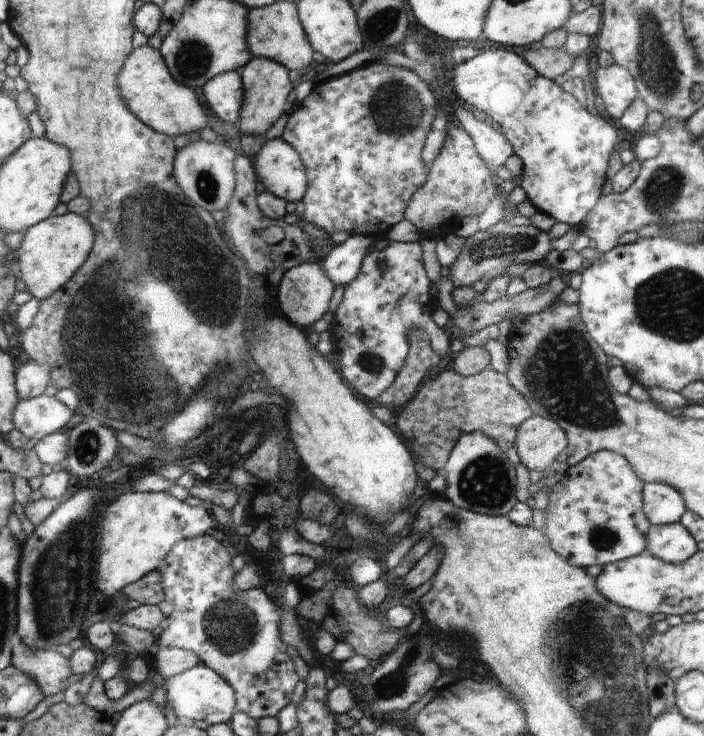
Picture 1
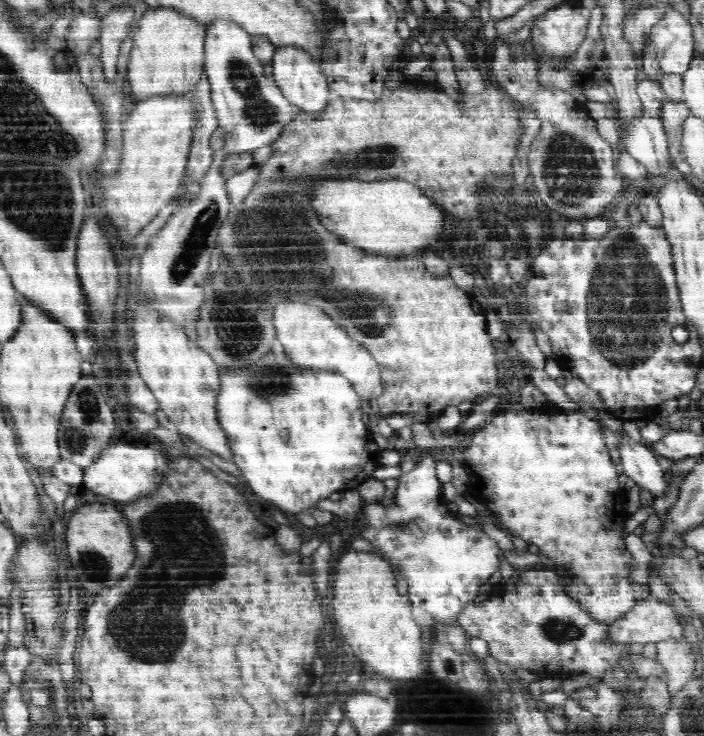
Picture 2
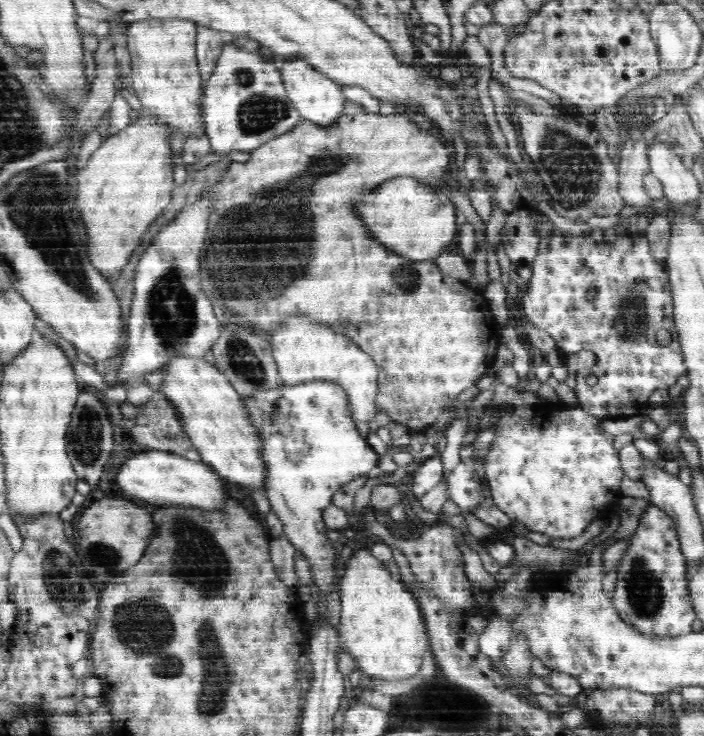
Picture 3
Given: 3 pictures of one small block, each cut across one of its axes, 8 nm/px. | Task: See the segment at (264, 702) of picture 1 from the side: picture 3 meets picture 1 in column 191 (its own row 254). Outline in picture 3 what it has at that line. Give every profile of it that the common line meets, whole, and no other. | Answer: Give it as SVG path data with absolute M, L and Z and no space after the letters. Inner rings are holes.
M557 233L546 237L539 242L538 254L535 261L532 263L532 276L530 289L526 296L522 298L523 309L525 312L524 318L531 322L534 326L546 330L548 334L554 337L556 341L556 349L562 354L576 353L579 350L592 350L596 355L595 365L578 369L576 373L575 393L577 394L578 406L582 407L588 414L595 416L598 419L620 420L628 417L636 416L636 411L640 413L645 406L650 394L658 388L668 390L678 380L678 376L687 374L685 368L683 354L681 353L681 344L678 333L676 332L674 317L673 317L673 298L671 295L671 287L669 282L669 274L665 270L664 262L656 260L651 253L648 239L643 235L636 239L629 237L618 236L614 241L610 242L596 242L591 235L580 236L566 236L565 234ZM596 287L596 295L592 298L588 297L589 289ZM658 330L668 332L670 336L670 344L658 342ZM588 376L596 376L598 381L594 386L589 386L586 383Z

